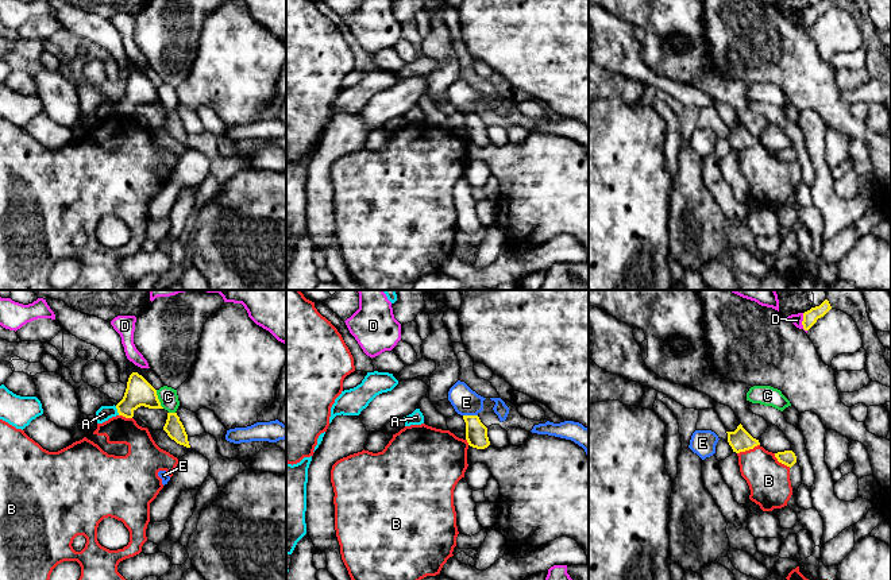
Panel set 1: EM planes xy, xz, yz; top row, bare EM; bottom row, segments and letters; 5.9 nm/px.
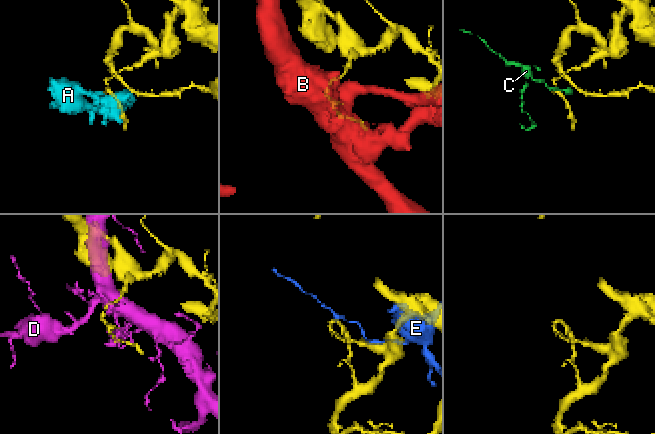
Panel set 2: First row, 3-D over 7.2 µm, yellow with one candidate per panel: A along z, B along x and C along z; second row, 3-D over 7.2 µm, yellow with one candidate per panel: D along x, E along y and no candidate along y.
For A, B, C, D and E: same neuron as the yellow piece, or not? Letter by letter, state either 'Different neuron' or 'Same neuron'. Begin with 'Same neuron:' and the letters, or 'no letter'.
Same neuron: no letter
A: Different neuron
B: Different neuron
C: Different neuron
D: Different neuron
E: Different neuron

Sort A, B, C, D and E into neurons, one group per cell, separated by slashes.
A / B / C / D / E

